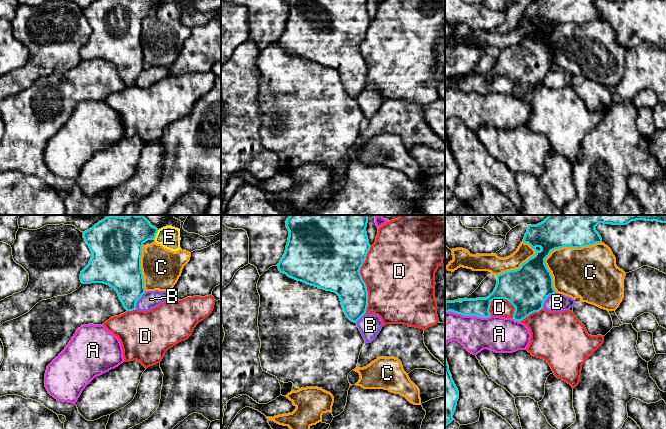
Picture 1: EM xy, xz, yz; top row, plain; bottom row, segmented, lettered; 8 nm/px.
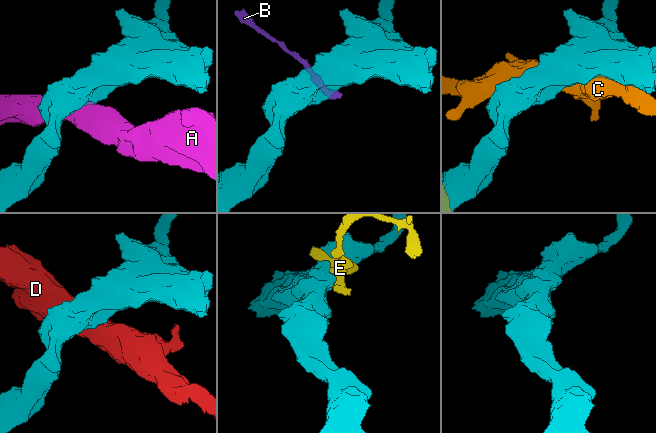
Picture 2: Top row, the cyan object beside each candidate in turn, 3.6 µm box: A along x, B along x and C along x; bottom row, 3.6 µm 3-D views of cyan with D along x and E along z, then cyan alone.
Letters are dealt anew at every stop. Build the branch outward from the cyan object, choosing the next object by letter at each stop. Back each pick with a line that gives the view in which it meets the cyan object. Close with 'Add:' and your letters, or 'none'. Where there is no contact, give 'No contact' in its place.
Add: none

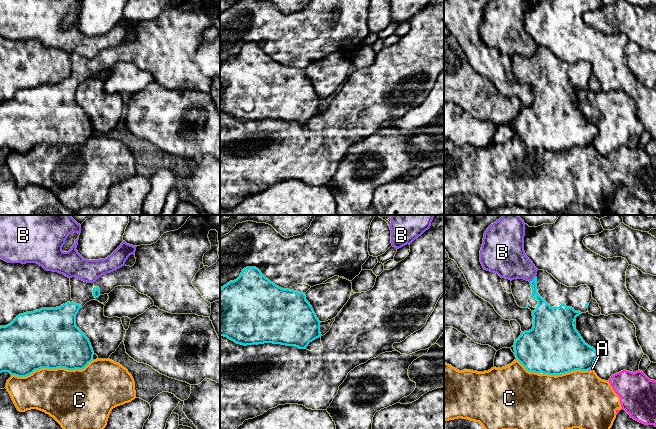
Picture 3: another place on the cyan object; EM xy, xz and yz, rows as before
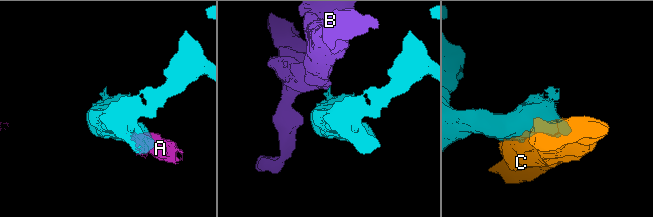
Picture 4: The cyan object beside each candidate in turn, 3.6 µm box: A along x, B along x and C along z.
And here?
Add: none

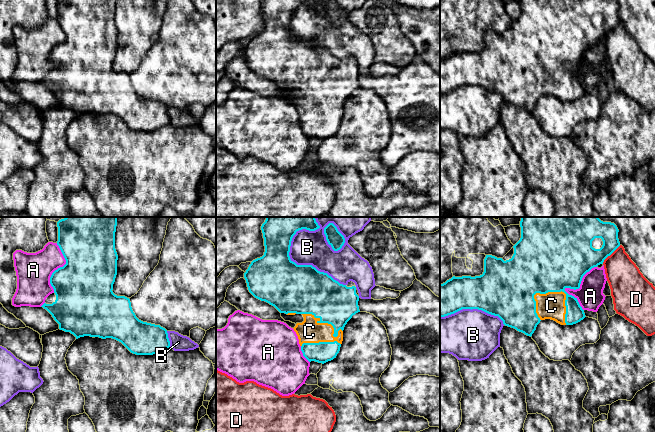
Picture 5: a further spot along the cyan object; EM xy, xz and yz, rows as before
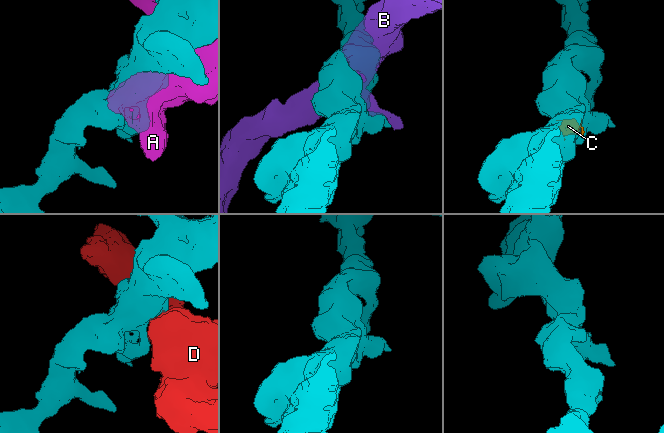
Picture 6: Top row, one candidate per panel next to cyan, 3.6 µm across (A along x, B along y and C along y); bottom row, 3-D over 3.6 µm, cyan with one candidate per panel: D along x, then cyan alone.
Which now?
C: Touches cyan in yz
Add: C

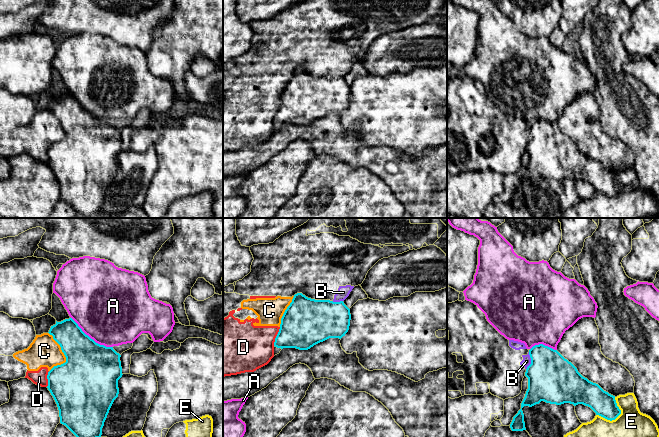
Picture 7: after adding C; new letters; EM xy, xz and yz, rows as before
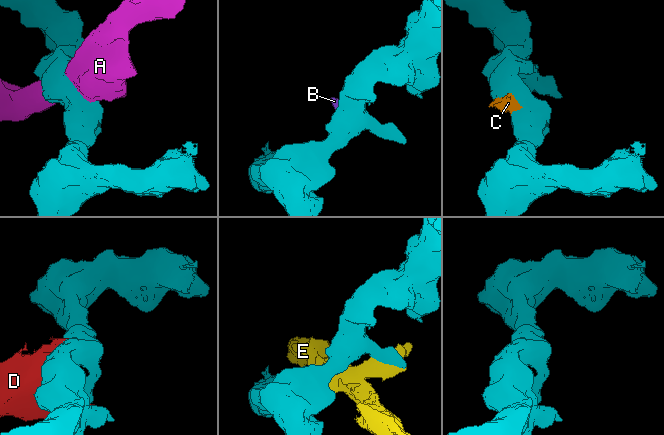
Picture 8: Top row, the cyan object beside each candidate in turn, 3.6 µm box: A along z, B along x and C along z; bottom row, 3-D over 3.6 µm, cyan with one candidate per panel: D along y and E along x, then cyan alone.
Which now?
Add: none

